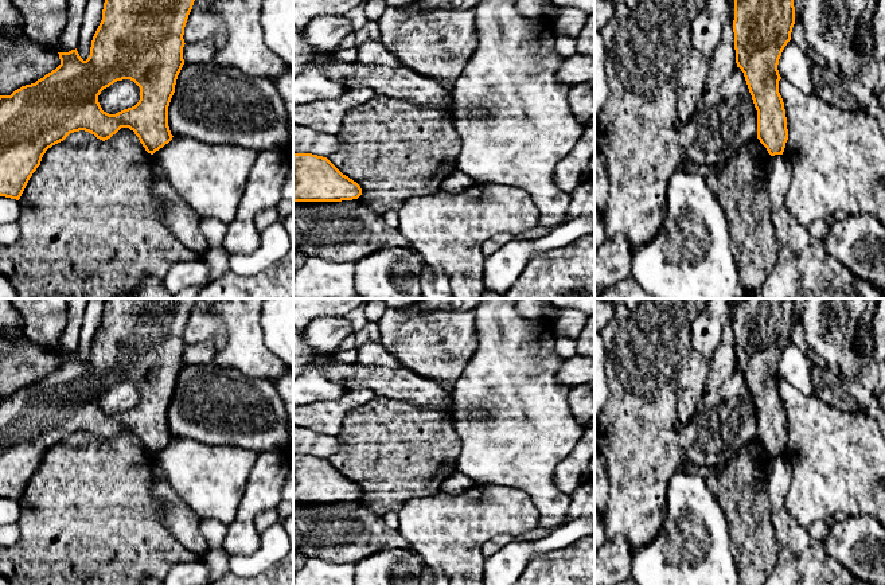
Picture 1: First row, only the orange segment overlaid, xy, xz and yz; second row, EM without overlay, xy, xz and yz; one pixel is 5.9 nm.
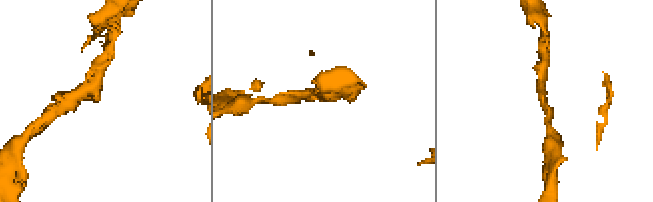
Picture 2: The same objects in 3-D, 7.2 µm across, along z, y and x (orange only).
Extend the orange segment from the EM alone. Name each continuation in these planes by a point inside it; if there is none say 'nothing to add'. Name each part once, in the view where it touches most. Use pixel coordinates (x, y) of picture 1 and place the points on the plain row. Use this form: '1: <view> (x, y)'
nothing to add

